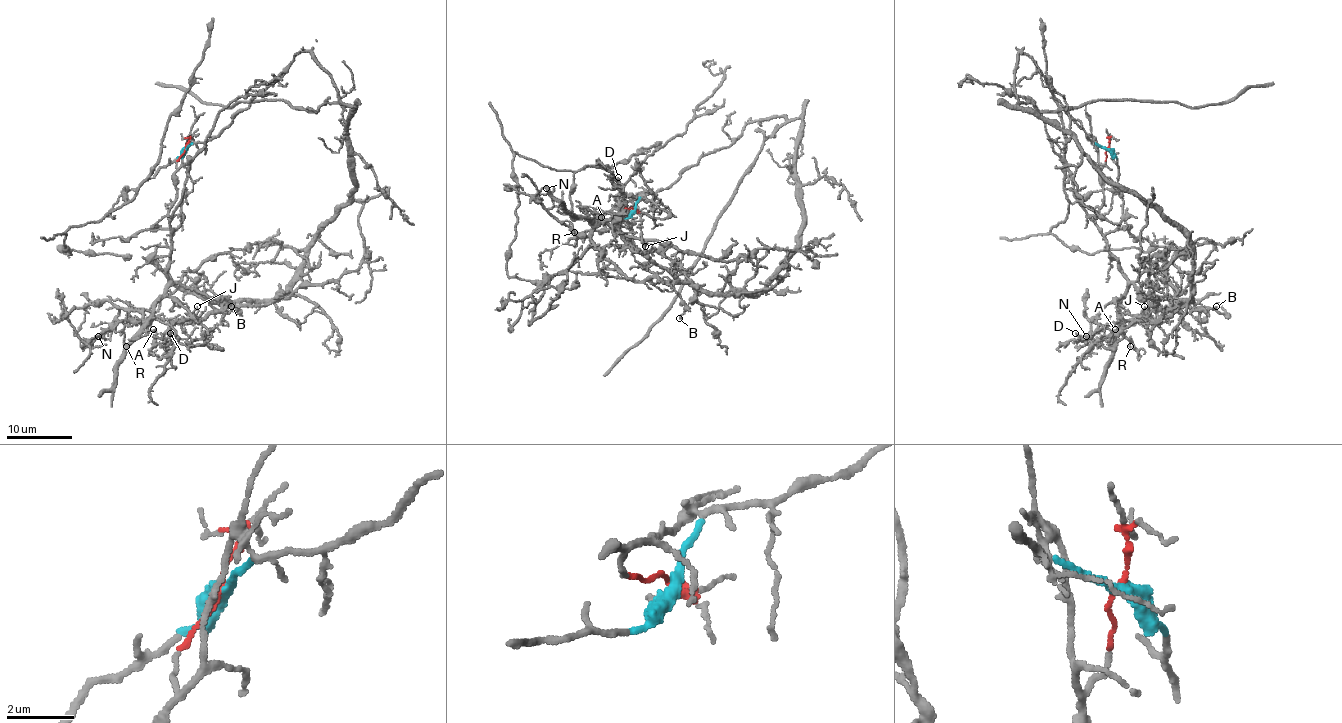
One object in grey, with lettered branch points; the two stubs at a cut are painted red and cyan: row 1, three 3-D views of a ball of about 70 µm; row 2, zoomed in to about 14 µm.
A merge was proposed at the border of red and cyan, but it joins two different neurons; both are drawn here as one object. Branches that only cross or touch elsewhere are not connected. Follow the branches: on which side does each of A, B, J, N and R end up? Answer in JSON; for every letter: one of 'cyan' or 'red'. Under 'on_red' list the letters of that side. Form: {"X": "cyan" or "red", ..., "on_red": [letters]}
{"A": "red", "B": "red", "J": "cyan", "N": "red", "R": "red", "on_red": ["A", "B", "N", "R"]}

